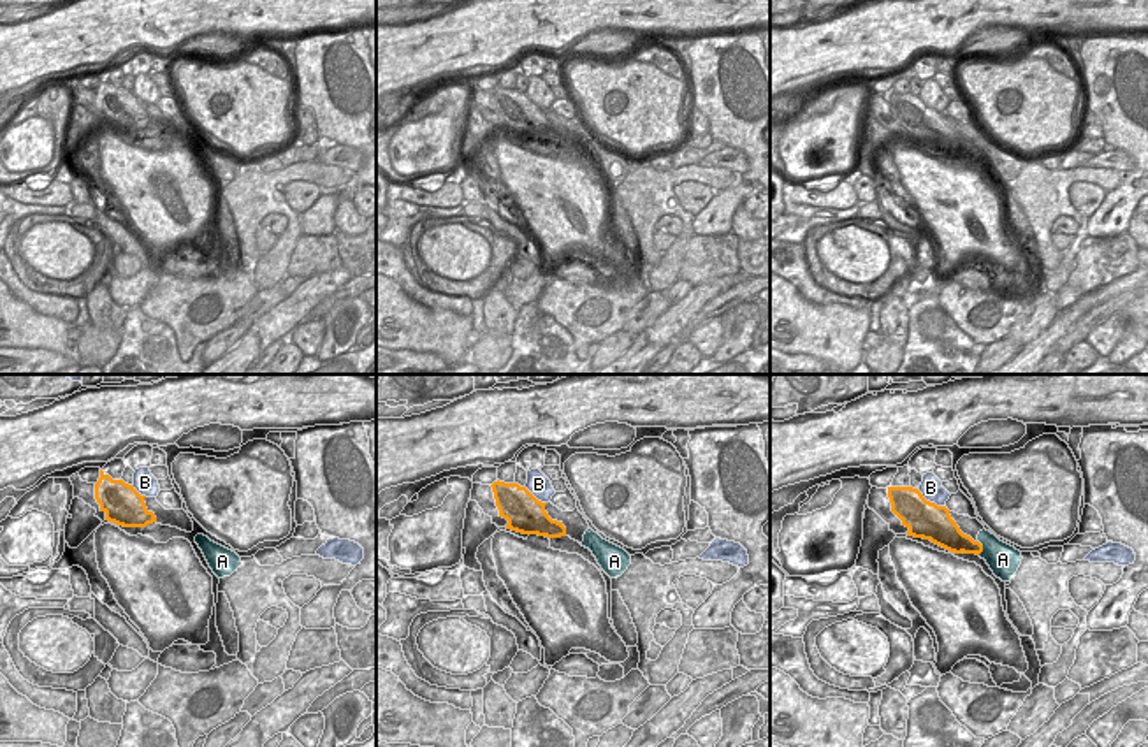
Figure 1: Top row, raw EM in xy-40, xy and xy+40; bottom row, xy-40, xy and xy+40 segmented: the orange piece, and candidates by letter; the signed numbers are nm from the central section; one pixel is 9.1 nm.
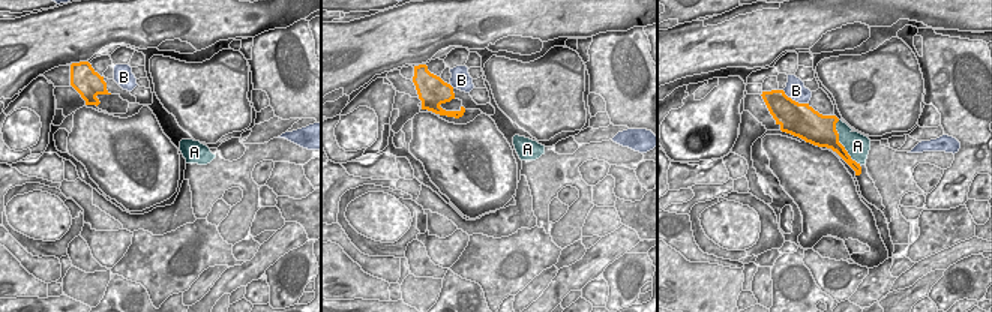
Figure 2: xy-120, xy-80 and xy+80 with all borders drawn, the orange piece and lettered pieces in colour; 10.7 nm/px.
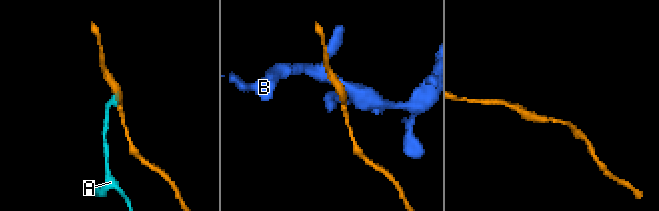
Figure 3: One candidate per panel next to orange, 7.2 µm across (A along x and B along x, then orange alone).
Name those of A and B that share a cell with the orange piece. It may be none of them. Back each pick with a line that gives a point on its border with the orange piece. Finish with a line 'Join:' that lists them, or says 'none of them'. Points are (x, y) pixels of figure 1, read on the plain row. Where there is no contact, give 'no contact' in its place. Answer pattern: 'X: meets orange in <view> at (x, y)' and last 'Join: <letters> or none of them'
Join: none of them

